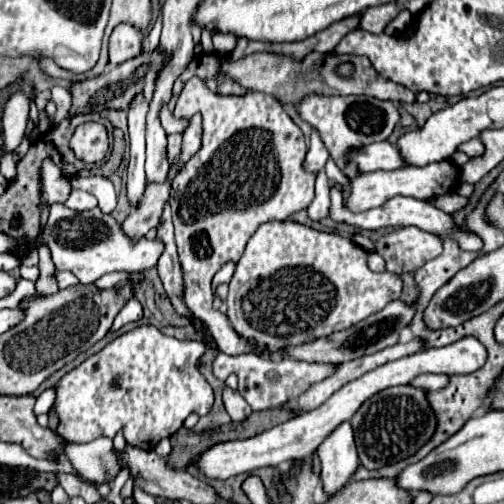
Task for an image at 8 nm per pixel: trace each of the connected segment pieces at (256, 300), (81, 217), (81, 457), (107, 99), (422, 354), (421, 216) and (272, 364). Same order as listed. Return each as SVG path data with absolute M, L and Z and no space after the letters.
M294 221L264 223L248 241L228 291L228 317L234 329L242 337L254 337L260 349L268 349L270 355L278 353L286 345L298 345L328 337L334 331L348 329L358 321L384 309L390 301L396 301L402 293L402 279L388 271L374 273L366 263L368 253L354 241L334 233L314 231Z
M54 203L50 209L50 219L44 229L44 239L50 247L52 261L60 271L72 271L80 283L88 285L112 271L146 271L156 267L160 259L160 251L164 251L164 243L140 237L138 241L128 239L124 235L120 221L112 215L104 215L96 207L96 219L88 219L86 213L78 213L68 209L62 203Z
M100 437L82 445L66 443L64 457L72 463L72 467L82 479L92 481L96 485L114 483L114 479L122 471L118 451L108 437Z
M154 51L154 53L142 53L136 59L130 59L114 69L110 69L104 75L92 77L92 79L84 79L78 83L70 85L70 93L72 93L72 109L70 109L70 117L74 115L84 115L84 113L100 113L104 109L120 109L120 111L128 111L128 103L132 101L132 95L142 93L144 99L152 99L154 93L154 79L158 75L158 71L162 69L162 65L166 63L166 55L162 55L162 51Z
M464 337L452 345L446 347L436 347L436 349L424 349L418 351L416 355L408 355L396 361L390 361L386 365L380 365L372 371L368 371L366 375L350 381L348 385L344 385L340 391L336 391L324 405L320 405L314 411L302 413L298 417L288 419L286 423L280 423L276 427L272 427L270 431L264 431L252 439L242 439L242 441L226 441L226 443L218 443L214 447L210 447L208 451L204 451L196 463L196 467L212 479L228 479L240 473L252 473L256 469L262 467L278 467L284 461L296 461L302 457L312 455L318 445L344 421L350 421L352 415L360 409L360 405L370 399L372 395L394 387L394 385L406 385L410 383L414 377L422 375L422 373L444 373L444 375L456 375L456 373L474 373L478 371L482 365L486 363L486 349L484 345L474 339L474 337Z
M330 189L330 197L332 197L332 207L330 207L330 219L336 221L336 223L348 223L352 227L358 227L358 229L368 229L368 231L374 231L374 229L382 229L382 227L408 227L408 225L414 225L422 231L430 231L434 235L448 235L452 239L456 239L460 243L462 249L466 251L480 251L482 249L482 239L472 235L472 233L466 233L462 229L456 227L456 223L452 221L452 217L440 209L436 209L432 203L428 201L420 201L420 199L412 199L412 197L392 197L388 203L376 207L376 209L368 209L364 213L352 213L348 211L348 207L344 205L342 201L342 193L338 189Z
M216 355L214 359L214 375L216 377L228 377L230 373L238 373L238 391L248 401L248 405L254 411L272 409L282 405L290 397L302 395L312 383L318 383L334 373L336 365L318 365L318 363L306 363L306 361L292 361L292 359L264 359L258 355Z

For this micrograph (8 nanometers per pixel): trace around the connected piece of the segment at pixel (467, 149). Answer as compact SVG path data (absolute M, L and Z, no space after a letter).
M470 139L468 143L462 143L458 147L458 151L464 151L468 157L476 157L476 155L484 153L484 145L480 143L480 139Z

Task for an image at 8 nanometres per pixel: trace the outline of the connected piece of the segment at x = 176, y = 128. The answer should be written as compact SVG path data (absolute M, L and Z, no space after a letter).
M162 107L160 119L162 119L162 127L164 127L168 133L184 133L186 127L188 127L188 123L190 123L188 119L176 119L168 107Z

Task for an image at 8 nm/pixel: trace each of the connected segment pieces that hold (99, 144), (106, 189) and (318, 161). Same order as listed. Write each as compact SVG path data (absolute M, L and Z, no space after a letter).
M84 123L72 137L72 151L84 163L100 163L108 151L108 133L102 123Z
M74 175L70 179L70 183L72 183L74 189L82 189L82 191L92 193L98 199L98 207L104 213L112 213L114 207L116 207L116 189L114 189L114 185L108 177L102 177L102 175L88 175L88 177Z
M314 131L312 139L310 139L310 149L308 149L304 165L306 165L308 171L316 171L316 169L324 169L326 161L328 161L328 151L326 151L320 135Z

